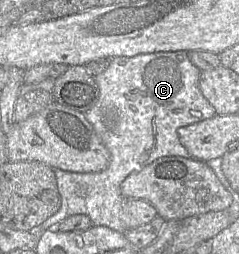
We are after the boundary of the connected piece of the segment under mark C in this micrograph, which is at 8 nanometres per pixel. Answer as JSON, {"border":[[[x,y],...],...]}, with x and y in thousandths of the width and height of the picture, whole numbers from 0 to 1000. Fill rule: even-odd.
{"border":[[[640,205],[552,224],[494,220],[460,236],[452,268],[397,299],[414,382],[393,417],[356,441],[360,469],[385,488],[410,539],[456,591],[464,626],[444,665],[418,677],[285,677],[222,661],[255,772],[255,815],[159,902],[155,921],[230,898],[276,858],[310,846],[368,850],[389,890],[444,890],[498,917],[527,917],[527,886],[506,866],[519,776],[506,764],[510,717],[552,681],[590,669],[653,626],[690,614],[803,622],[745,539],[745,508],[904,453],[891,417],[862,394],[833,346],[841,276],[808,256],[791,205]]]}

